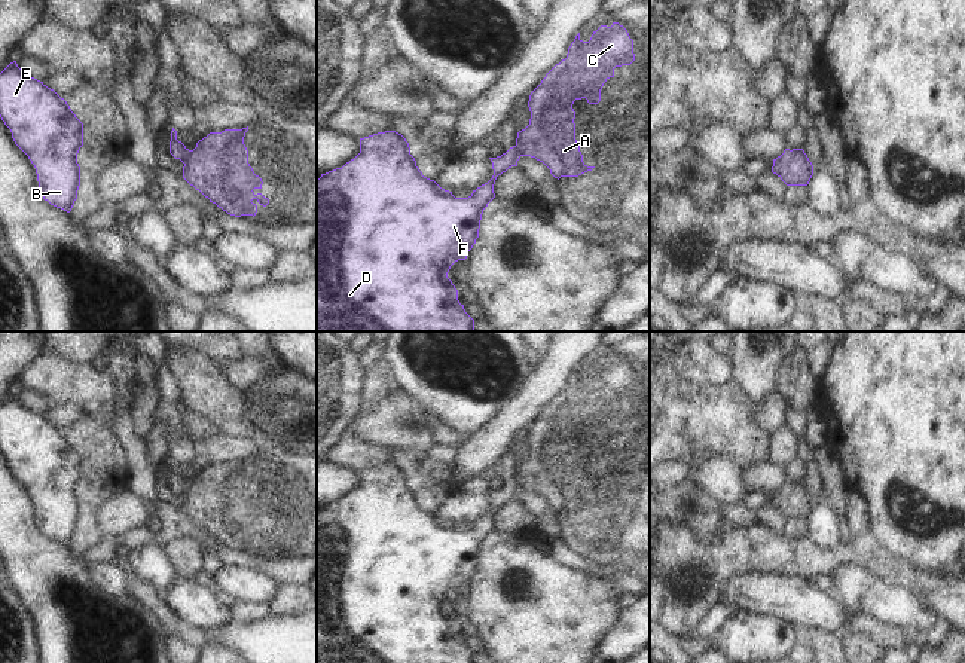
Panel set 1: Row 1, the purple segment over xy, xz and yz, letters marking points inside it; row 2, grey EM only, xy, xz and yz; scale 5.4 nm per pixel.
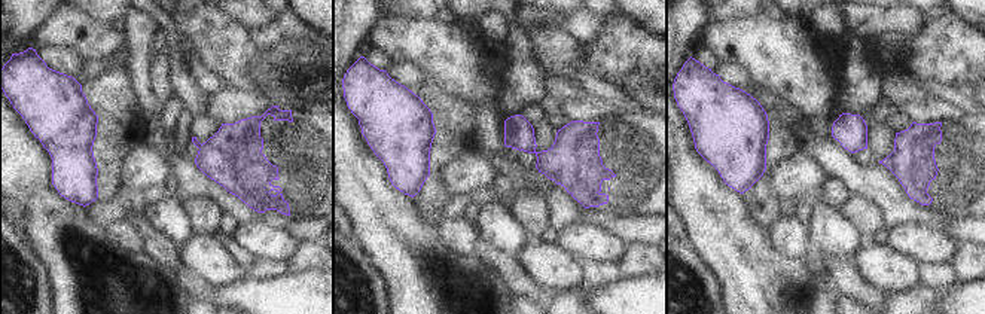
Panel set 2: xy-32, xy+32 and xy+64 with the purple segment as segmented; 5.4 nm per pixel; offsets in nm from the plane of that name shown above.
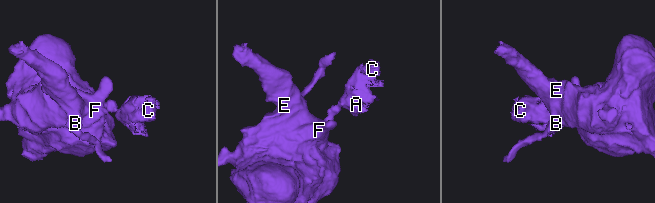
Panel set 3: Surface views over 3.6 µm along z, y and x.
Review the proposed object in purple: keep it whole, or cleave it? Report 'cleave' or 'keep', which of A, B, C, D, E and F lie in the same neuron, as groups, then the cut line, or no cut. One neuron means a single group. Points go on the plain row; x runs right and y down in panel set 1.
cleave | A C / B D E F | xy (191, 483), (182, 494)

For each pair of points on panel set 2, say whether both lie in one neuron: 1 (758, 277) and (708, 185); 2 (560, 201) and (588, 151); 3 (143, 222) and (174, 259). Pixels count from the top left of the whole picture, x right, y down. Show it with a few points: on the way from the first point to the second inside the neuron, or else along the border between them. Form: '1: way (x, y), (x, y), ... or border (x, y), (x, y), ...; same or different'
1: way (741, 255), (720, 225), (717, 212), (713, 207); same
2: border (537, 170), (560, 183), (588, 209); different
3: way (151, 231), (165, 250); same

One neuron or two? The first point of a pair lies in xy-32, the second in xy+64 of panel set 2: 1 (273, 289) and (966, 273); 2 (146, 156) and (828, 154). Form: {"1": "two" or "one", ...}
{"1": "two", "2": "two"}

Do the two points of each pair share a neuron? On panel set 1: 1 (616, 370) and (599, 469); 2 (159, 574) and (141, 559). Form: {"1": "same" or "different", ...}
{"1": "same", "2": "same"}

